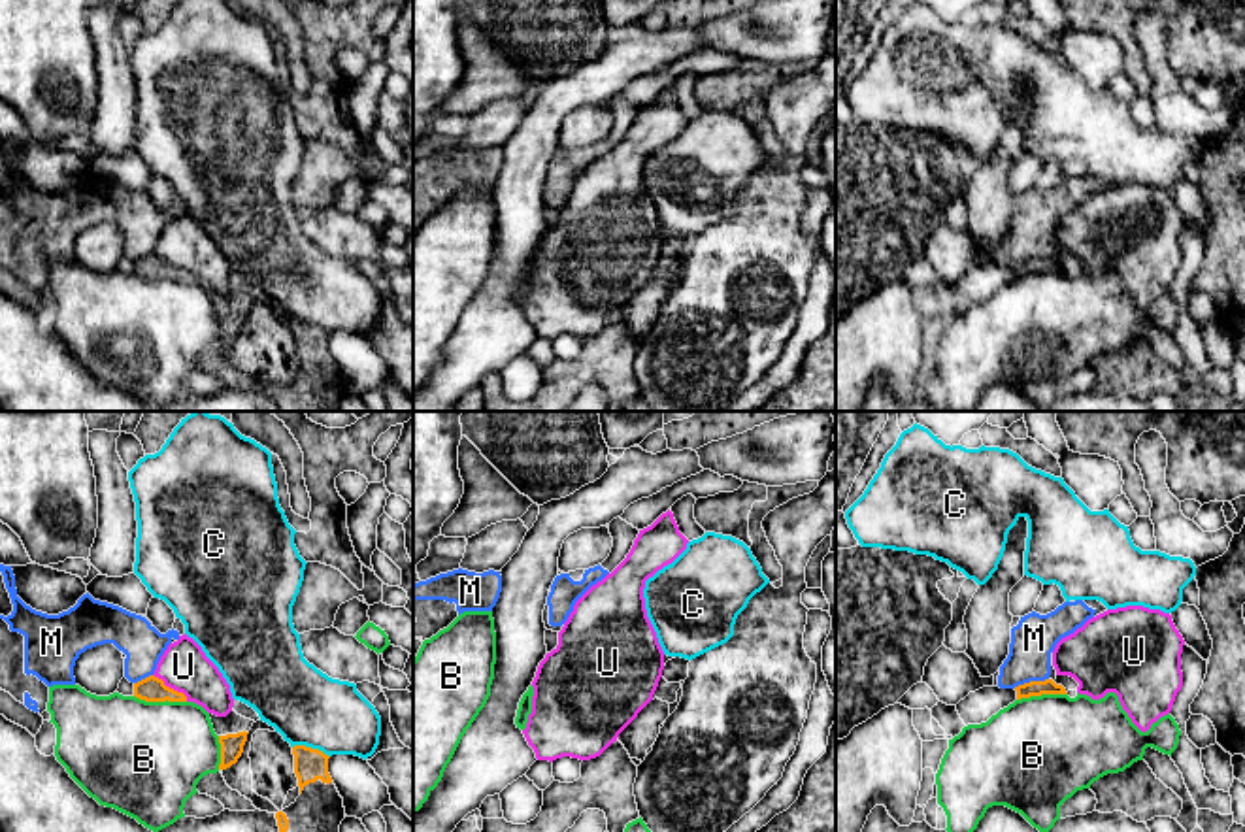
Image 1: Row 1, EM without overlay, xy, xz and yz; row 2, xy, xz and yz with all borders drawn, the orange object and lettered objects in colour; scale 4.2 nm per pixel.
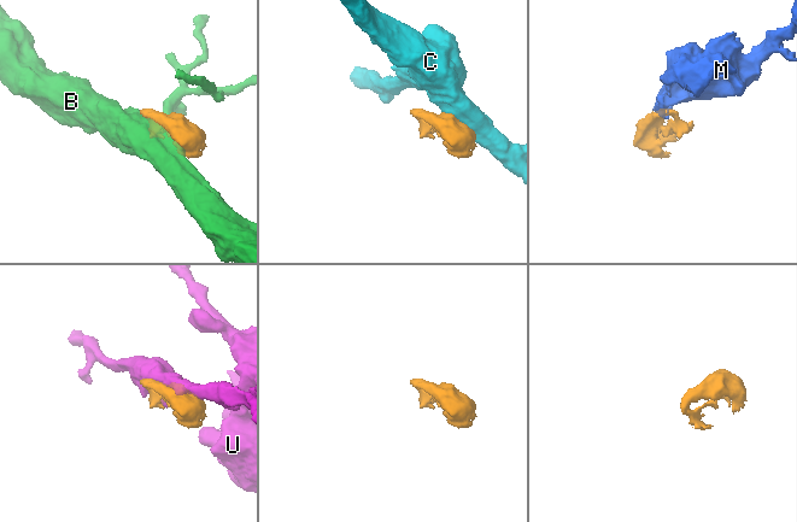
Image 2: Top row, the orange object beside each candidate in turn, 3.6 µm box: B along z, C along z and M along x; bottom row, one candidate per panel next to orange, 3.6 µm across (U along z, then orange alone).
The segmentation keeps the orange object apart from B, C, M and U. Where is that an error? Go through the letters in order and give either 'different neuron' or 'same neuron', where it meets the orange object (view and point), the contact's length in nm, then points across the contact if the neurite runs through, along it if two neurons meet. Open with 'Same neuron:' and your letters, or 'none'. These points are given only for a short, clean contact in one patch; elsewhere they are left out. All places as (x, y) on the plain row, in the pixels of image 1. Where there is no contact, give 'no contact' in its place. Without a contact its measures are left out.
Same neuron: none
B: different neuron; meets orange in xy at (161, 278); contact 220 nm long
C: different neuron; meets orange in xy at (310, 325); contact 170 nm long
M: different neuron; meets orange in yz at (1030, 259); contact 160 nm long; border along yz (1047, 255), (1013, 265)
U: different neuron; meets orange in xy at (172, 266); contact 190 nm long

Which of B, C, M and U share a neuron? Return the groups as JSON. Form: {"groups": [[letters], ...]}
{"groups": [["B"], ["C"], ["M"], ["U"]]}

